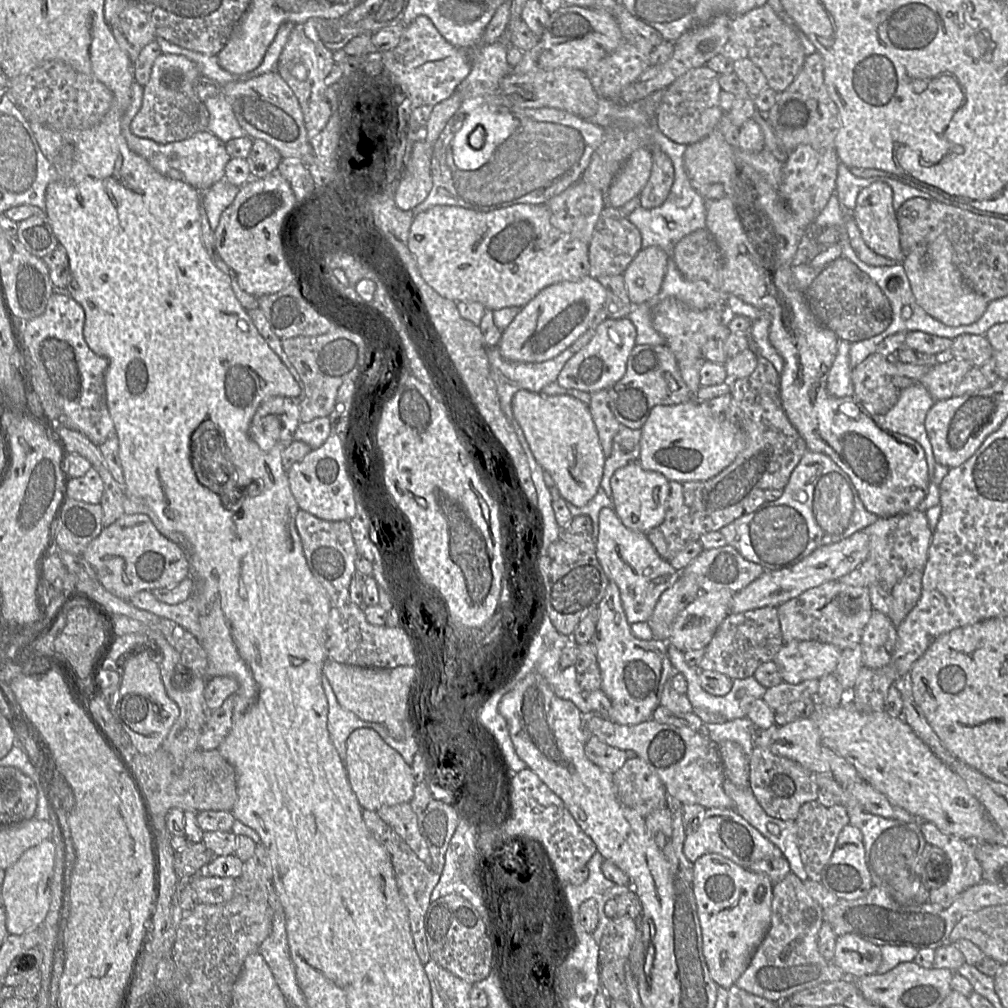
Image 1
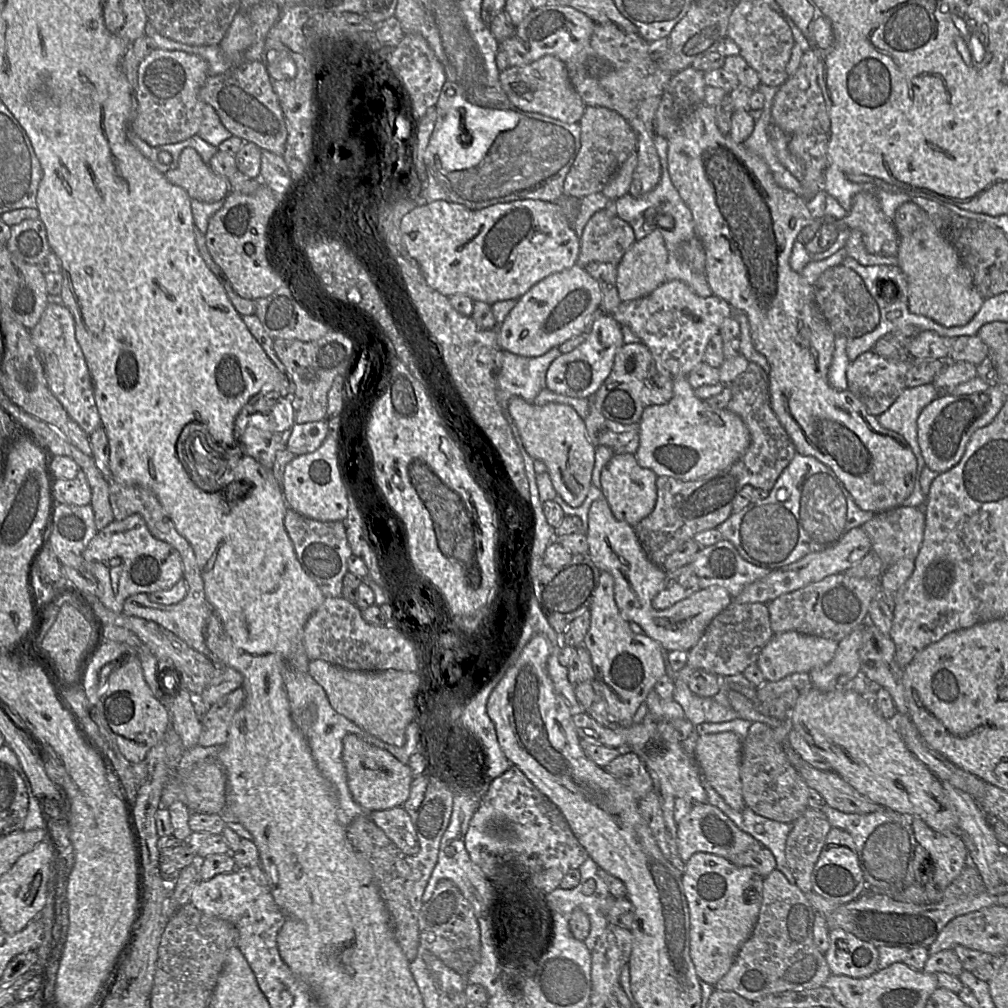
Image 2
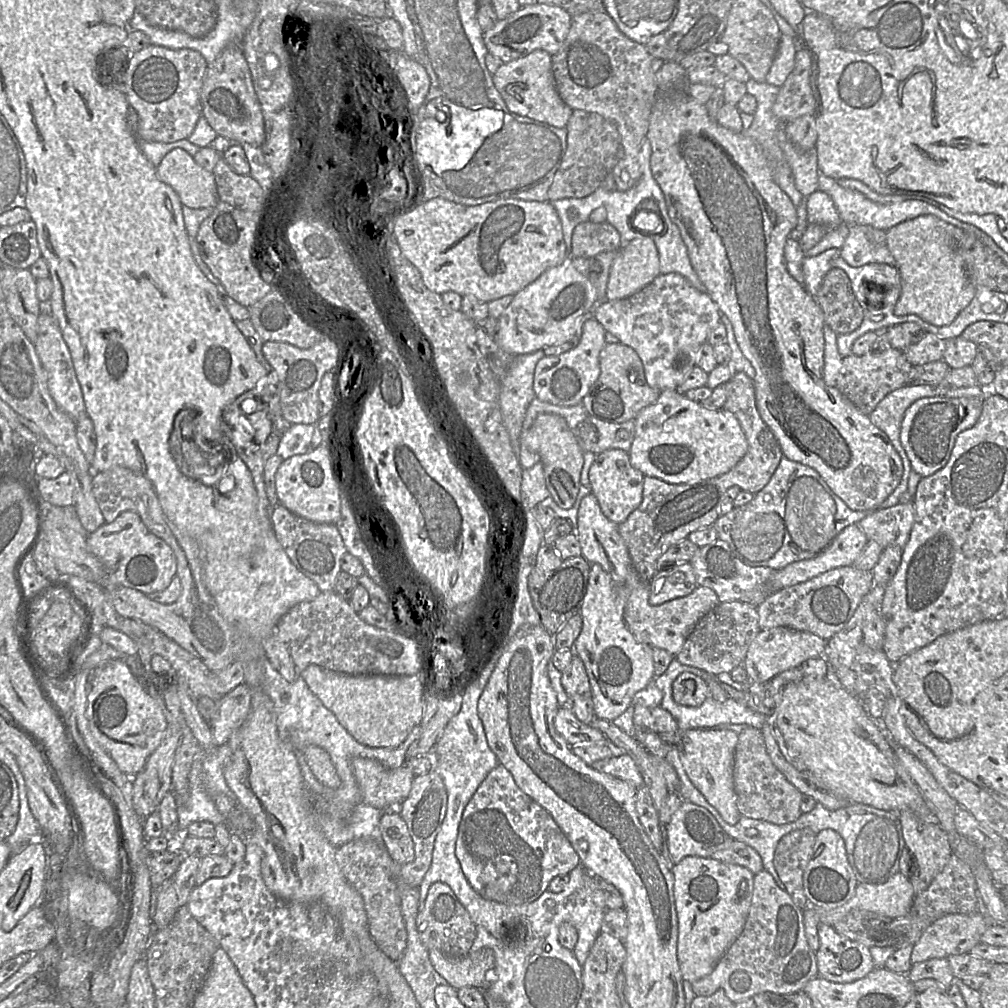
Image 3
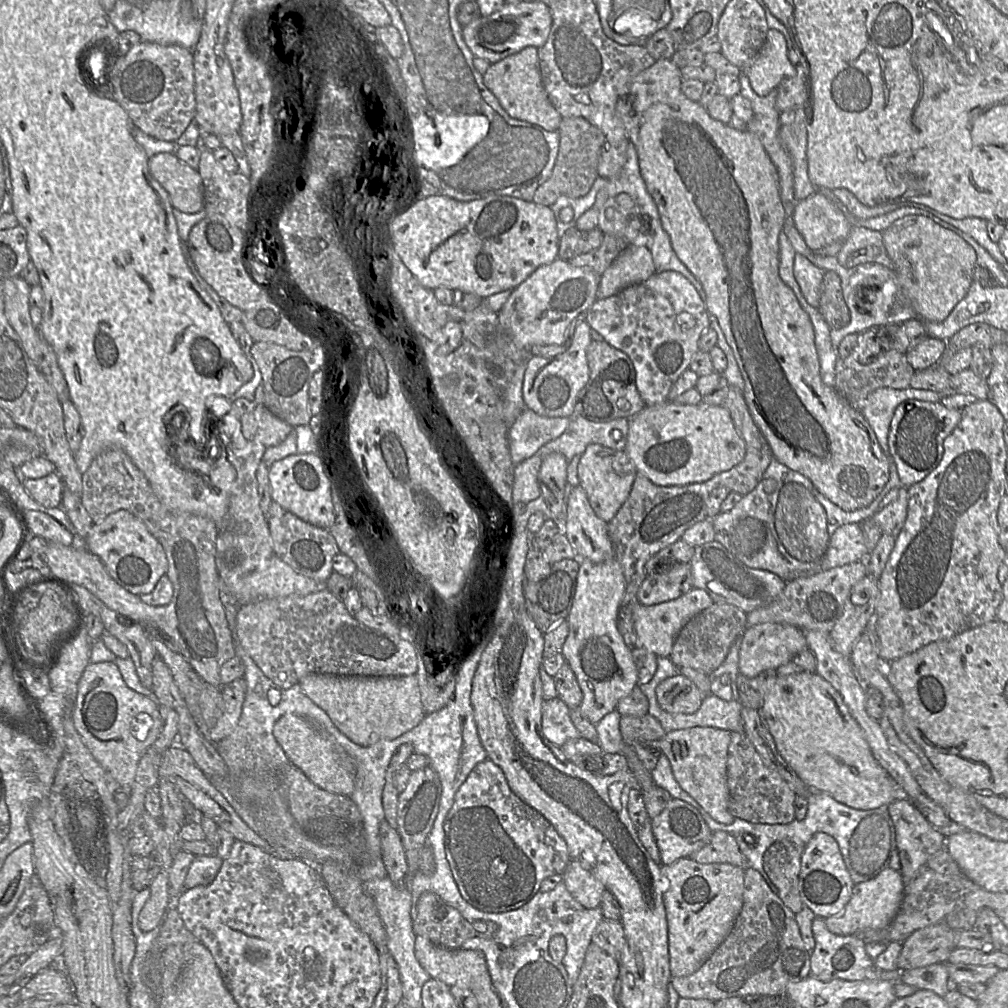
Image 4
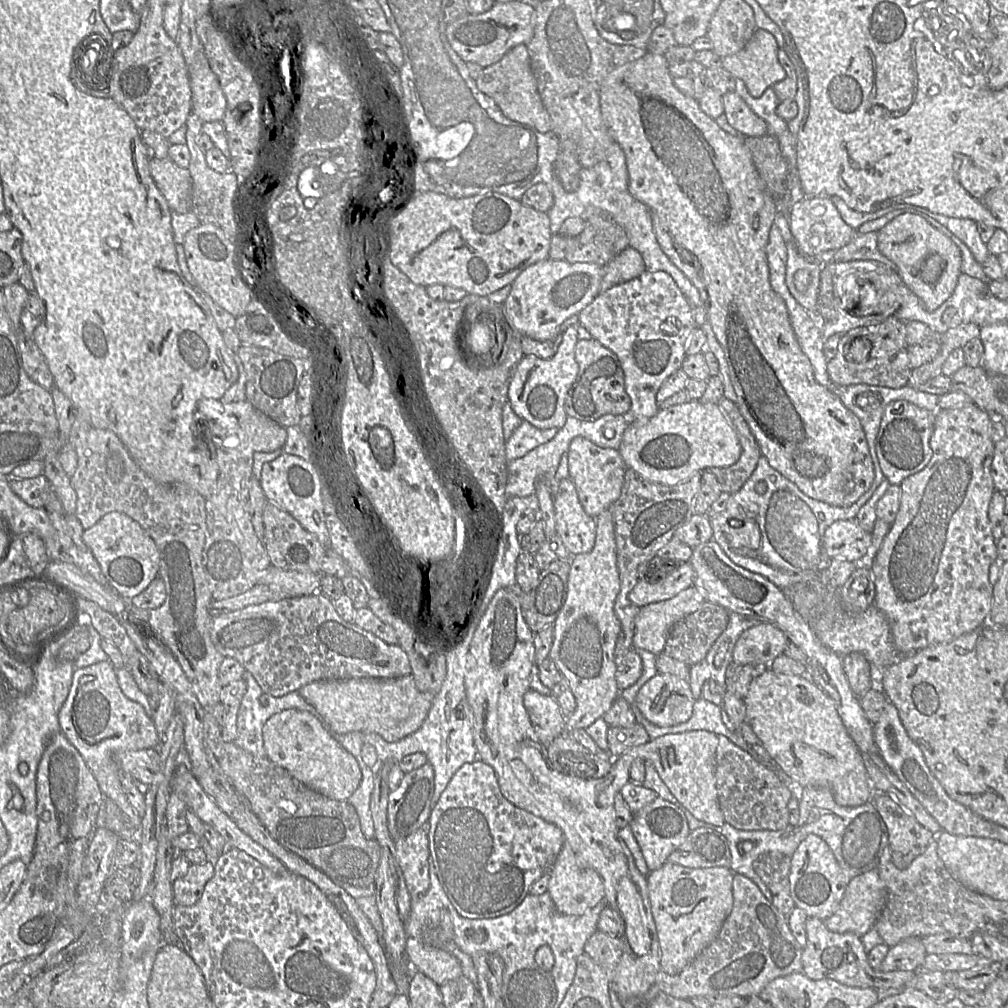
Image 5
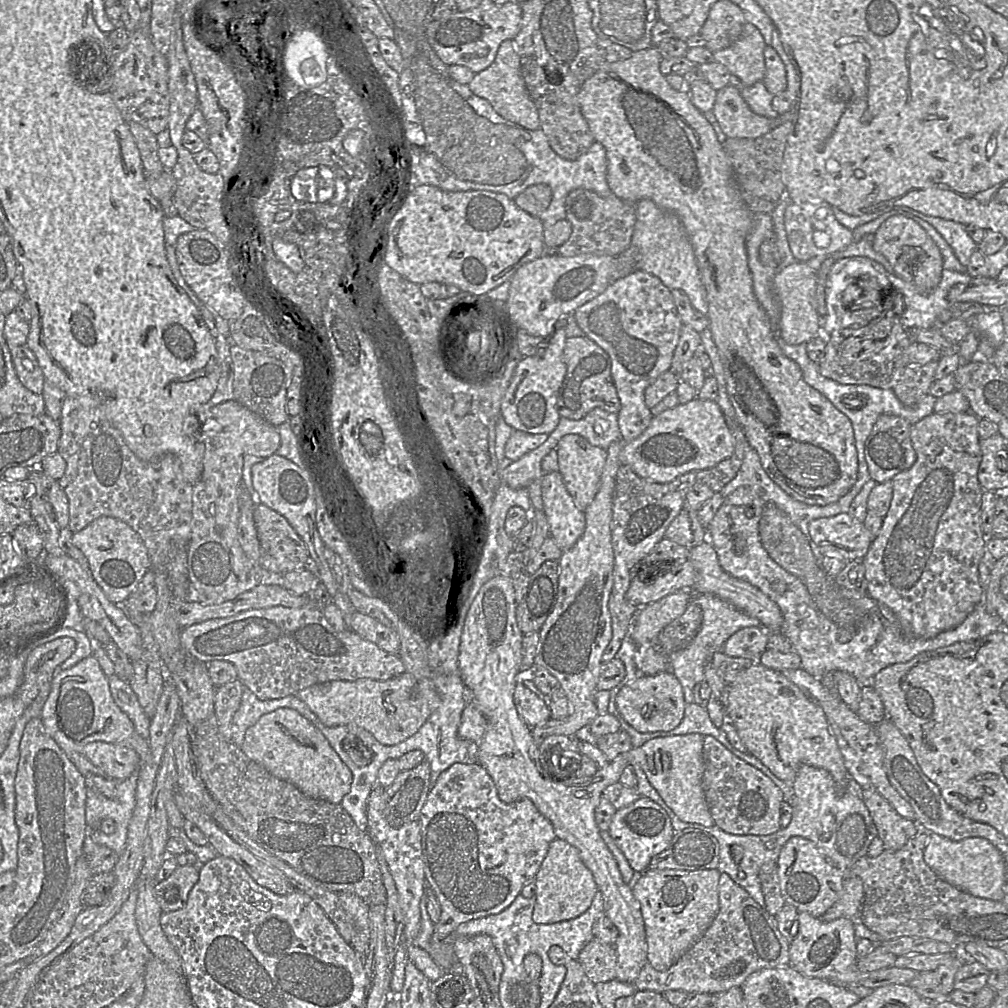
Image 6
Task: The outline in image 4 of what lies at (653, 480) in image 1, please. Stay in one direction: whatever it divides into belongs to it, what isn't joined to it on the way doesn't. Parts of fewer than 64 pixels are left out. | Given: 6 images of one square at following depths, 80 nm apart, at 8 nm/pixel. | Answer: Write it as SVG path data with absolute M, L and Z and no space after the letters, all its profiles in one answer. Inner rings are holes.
M590 444L579 457L577 475L596 516L609 523L629 496L637 470L624 450Z

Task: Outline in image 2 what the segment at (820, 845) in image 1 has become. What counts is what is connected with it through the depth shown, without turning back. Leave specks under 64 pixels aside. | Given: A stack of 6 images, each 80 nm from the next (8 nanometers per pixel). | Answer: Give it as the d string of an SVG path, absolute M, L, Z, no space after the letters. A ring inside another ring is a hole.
M807 807L793 822L785 845L785 857L793 876L793 884L806 895L812 890L811 876L832 828L825 813L819 808Z

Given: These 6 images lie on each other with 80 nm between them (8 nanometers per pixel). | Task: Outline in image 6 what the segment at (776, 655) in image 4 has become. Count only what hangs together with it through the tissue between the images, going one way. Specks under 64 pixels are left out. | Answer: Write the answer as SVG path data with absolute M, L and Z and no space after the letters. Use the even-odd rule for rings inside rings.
M762 625L742 628L728 638L723 646L723 652L728 656L759 662L762 653L768 649L770 633L772 632Z

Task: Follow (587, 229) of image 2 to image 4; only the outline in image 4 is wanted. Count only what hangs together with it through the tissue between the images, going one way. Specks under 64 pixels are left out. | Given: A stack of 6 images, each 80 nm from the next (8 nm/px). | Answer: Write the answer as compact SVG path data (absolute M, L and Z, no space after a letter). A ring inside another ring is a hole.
M576 227L568 229L559 240L558 258L566 261L597 249L604 238L599 228L582 231Z

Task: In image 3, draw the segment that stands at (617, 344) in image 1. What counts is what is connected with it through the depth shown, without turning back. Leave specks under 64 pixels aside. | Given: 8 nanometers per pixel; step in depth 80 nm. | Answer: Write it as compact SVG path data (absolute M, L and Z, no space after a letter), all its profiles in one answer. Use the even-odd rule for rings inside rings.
M594 318L584 322L577 345L562 354L541 358L534 372L533 390L536 398L555 406L571 407L581 403L600 375L599 355L609 342L617 342Z

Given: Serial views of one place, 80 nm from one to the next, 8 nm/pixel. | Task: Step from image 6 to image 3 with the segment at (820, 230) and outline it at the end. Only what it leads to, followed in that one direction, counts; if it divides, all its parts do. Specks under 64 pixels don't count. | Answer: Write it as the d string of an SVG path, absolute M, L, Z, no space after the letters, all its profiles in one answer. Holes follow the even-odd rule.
M818 190L807 196L804 207L807 224L818 224L833 229L843 223L833 200L825 192Z

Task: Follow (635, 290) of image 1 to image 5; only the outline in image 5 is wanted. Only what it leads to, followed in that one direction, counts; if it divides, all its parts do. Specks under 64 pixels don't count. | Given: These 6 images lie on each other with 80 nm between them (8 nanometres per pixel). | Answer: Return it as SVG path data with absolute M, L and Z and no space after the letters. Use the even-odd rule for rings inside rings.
M628 247L605 267L600 285L600 293L611 287L632 280L646 272L646 267L641 254L632 247Z

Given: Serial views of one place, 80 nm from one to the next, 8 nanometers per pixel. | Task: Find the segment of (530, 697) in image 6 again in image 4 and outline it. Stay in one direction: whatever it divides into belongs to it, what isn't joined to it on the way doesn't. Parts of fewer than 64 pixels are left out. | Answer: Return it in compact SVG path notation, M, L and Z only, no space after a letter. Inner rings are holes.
M560 698L545 699L542 704L542 732L557 746L581 737L572 722L570 708Z

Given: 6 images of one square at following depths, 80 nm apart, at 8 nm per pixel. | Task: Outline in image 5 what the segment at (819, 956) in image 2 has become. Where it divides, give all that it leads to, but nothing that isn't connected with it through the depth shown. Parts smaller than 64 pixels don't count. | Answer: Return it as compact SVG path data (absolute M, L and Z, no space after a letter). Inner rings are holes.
M735 874L732 884L733 892L733 907L731 913L723 923L718 935L716 938L705 947L680 973L671 975L660 971L654 981L653 986L661 990L667 995L681 998L681 999L690 999L692 997L698 996L723 996L723 995L737 995L745 998L751 996L758 996L762 990L766 987L768 983L774 979L782 976L787 976L793 973L802 973L802 950L803 947L797 942L792 932L789 929L789 926L786 922L786 915L779 912L767 899L767 897L762 893L760 888L749 878Z

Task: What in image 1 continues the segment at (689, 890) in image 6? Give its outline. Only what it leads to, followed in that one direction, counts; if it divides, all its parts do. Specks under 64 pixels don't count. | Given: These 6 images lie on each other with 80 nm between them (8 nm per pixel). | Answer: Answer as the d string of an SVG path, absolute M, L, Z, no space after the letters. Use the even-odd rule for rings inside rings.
M716 853L702 855L693 865L692 890L701 926L703 954L712 979L729 990L745 972L769 930L774 884L766 875L745 869Z

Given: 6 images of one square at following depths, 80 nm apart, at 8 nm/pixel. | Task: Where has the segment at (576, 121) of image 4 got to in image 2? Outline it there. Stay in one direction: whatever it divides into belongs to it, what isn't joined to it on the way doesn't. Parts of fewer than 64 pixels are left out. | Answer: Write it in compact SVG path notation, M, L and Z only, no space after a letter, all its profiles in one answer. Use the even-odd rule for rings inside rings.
M587 106L579 123L581 146L563 184L563 196L583 198L602 192L622 164L636 152L637 137L618 113L603 107Z

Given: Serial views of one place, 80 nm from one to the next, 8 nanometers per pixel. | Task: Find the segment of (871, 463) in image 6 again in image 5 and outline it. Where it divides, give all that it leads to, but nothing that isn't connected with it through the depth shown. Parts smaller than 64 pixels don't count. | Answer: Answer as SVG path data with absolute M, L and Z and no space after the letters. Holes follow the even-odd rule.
M894 401L886 407L875 439L874 452L883 475L891 485L899 486L904 479L920 472L930 462L934 423L935 412L908 401Z

